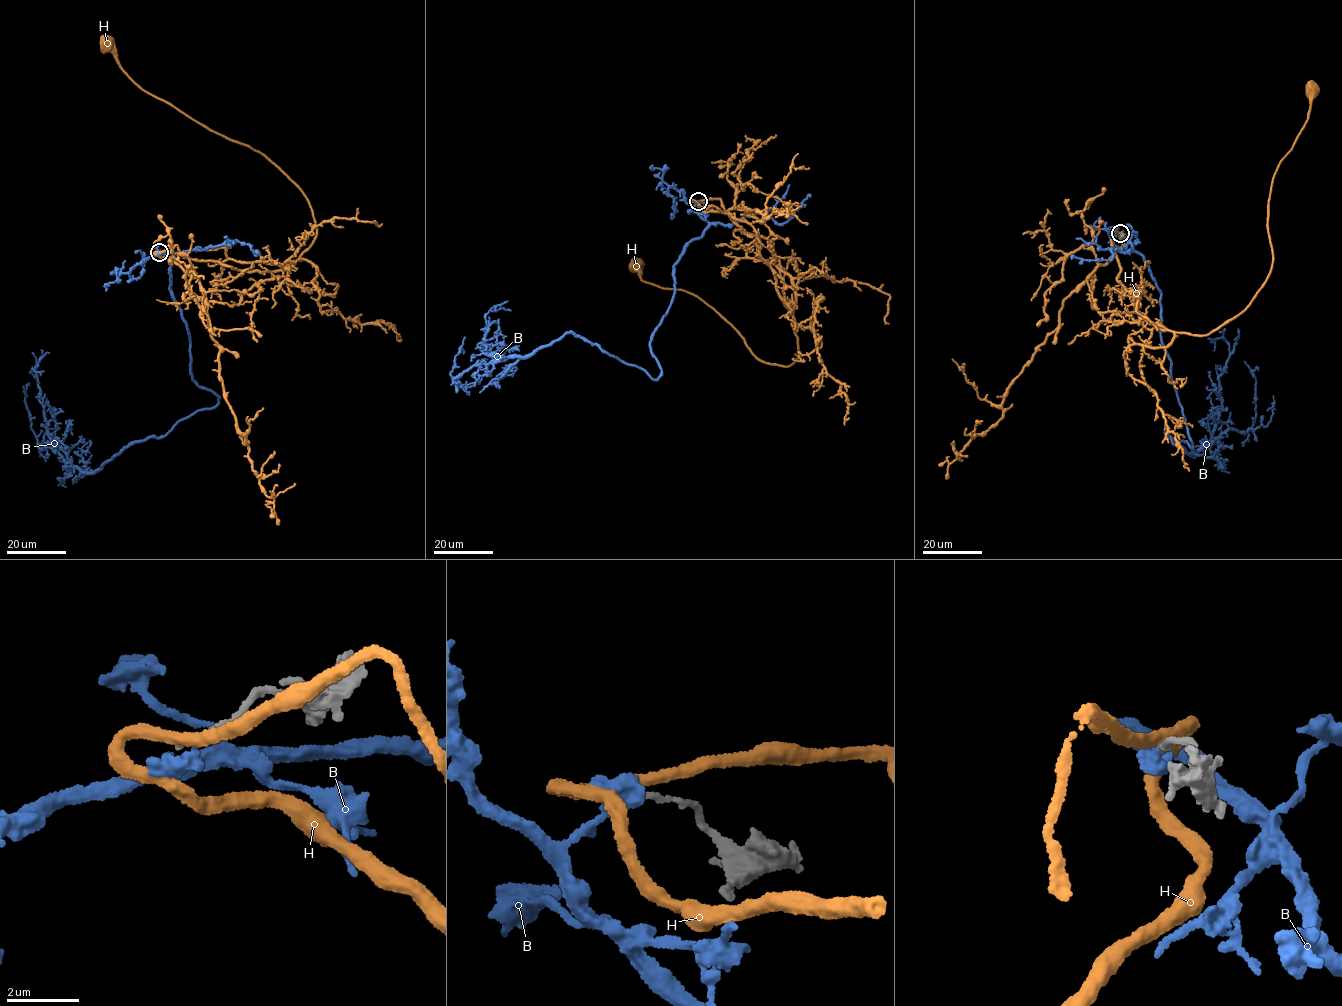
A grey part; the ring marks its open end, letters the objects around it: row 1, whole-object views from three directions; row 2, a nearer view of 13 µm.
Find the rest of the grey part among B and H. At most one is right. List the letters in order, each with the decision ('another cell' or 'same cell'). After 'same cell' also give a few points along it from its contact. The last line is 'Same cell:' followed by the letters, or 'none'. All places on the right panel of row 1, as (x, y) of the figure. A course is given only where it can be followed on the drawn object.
B: another cell
H: another cell
Same cell: none

